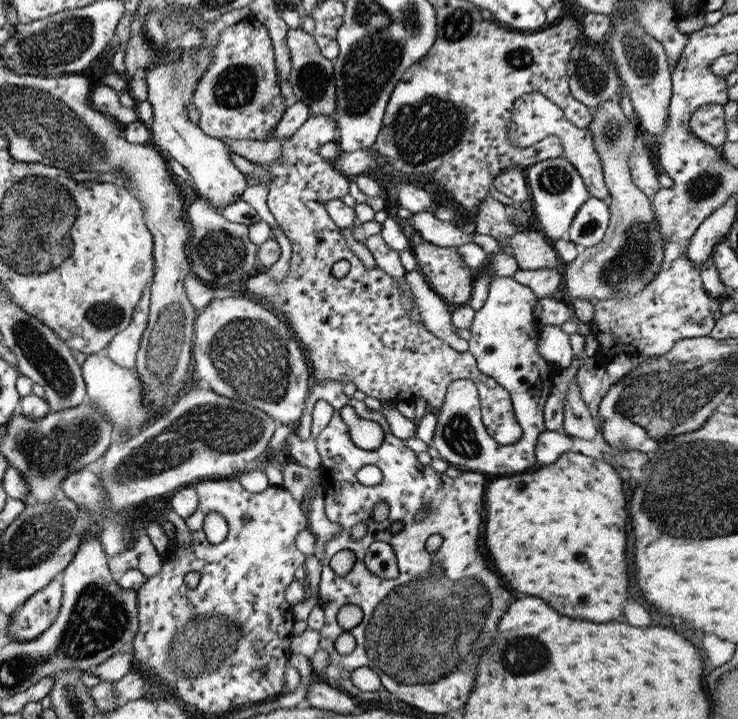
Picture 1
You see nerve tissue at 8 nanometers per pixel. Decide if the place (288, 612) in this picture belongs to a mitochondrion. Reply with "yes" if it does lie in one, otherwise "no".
no

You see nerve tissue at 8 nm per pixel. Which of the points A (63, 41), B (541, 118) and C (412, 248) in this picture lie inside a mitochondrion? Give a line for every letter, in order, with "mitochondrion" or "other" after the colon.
A: mitochondrion
B: other
C: other

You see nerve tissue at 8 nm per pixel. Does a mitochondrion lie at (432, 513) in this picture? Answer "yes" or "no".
no

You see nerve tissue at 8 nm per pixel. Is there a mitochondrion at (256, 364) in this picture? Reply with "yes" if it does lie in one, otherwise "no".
yes

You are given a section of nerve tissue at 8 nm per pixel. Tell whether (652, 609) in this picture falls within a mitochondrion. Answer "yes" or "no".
no

